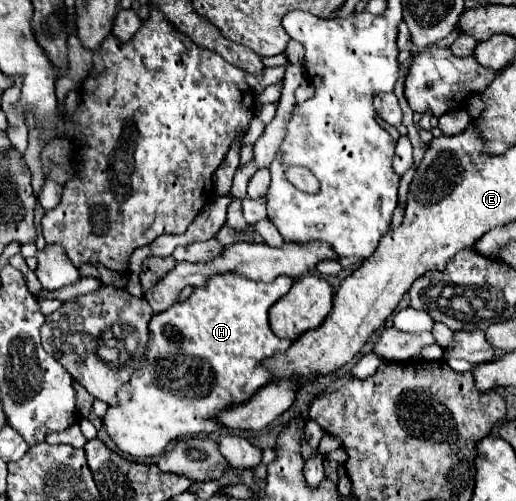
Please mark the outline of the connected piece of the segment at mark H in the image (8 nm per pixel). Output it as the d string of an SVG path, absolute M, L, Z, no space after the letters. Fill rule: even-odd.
M217 274L209 278L205 288L195 288L189 300L173 304L173 308L155 314L149 322L147 354L131 380L121 386L121 404L109 408L103 420L119 450L131 456L147 458L157 456L171 440L181 436L223 430L225 426L217 420L217 416L231 406L249 402L259 388L267 386L273 380L273 374L263 366L263 360L293 344L291 340L277 338L269 328L269 308L289 292L291 284L291 276L279 276L273 282L255 282L237 274Z

